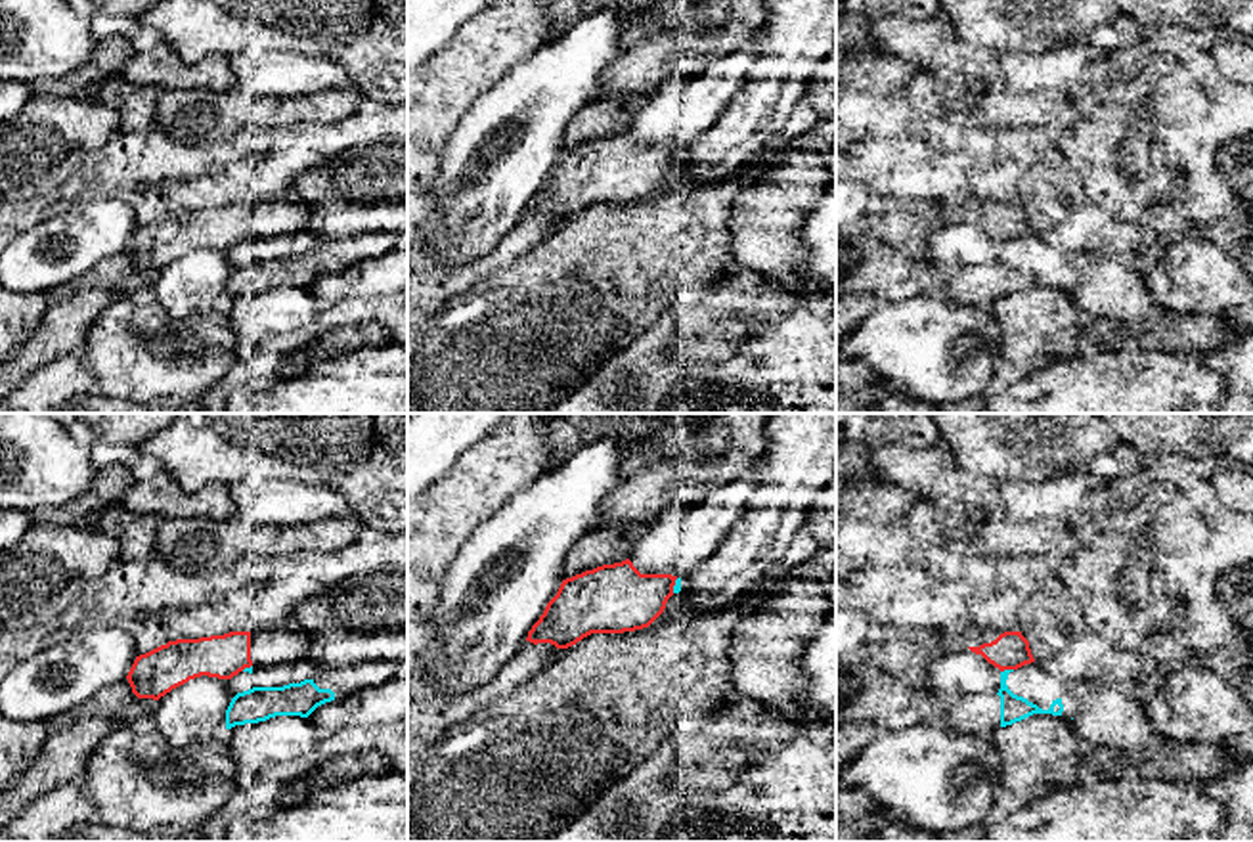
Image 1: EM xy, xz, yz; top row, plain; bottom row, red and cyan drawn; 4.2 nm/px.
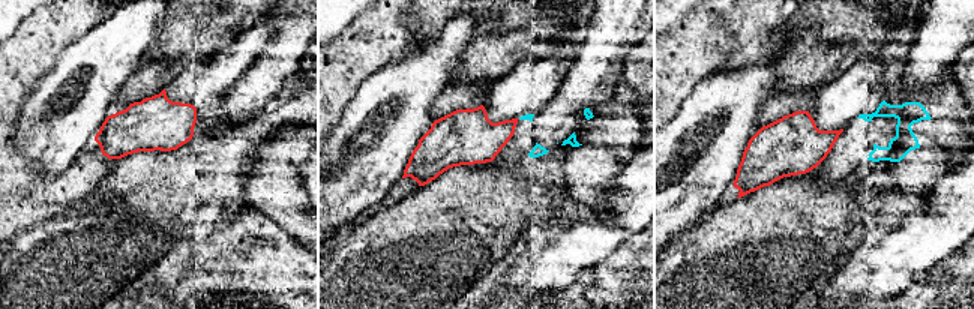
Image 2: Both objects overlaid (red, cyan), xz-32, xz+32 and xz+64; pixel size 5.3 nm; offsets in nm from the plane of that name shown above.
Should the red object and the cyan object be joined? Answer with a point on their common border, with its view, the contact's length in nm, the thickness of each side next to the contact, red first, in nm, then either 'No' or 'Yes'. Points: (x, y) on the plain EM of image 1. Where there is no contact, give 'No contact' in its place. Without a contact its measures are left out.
Touches red at yz (1007, 240). Shared border 60 nm. Thickness 160 nm (red) against 110 nm. No

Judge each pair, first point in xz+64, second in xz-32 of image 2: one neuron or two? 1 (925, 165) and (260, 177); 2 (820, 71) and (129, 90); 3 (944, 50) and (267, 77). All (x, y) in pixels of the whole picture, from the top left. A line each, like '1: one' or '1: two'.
1: one
2: two
3: one

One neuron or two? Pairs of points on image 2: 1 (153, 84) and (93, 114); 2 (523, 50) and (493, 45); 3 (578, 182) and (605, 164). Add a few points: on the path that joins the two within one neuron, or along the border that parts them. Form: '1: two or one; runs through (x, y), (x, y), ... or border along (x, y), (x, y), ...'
1: two; border along (134, 72), (111, 101)
2: one; runs through (515, 50), (500, 50)
3: one; runs through (584, 176), (599, 164)

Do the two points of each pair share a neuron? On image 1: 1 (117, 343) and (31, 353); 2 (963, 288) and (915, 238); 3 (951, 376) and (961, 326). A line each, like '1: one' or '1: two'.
1: two
2: two
3: one

